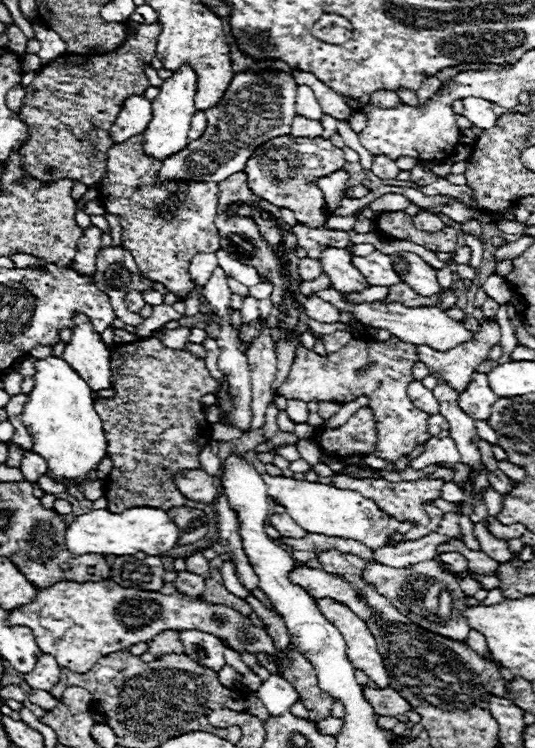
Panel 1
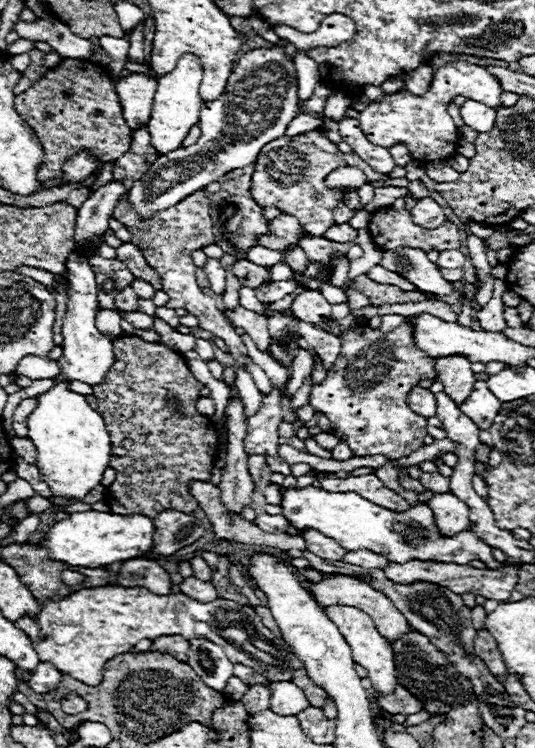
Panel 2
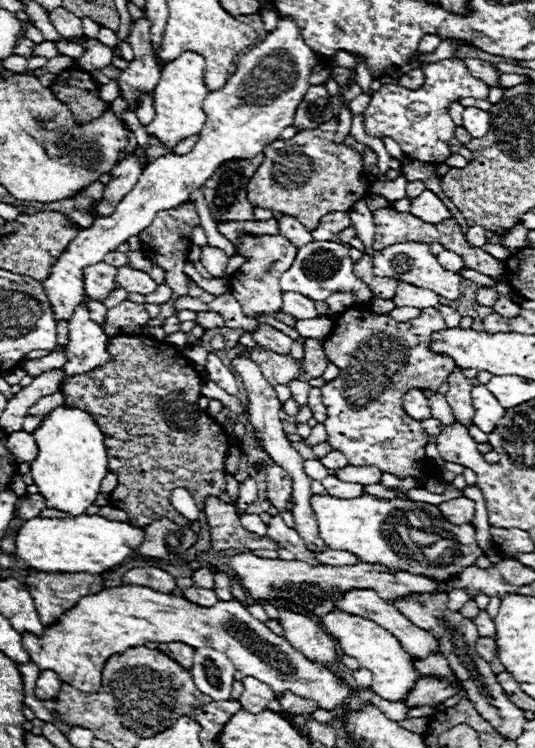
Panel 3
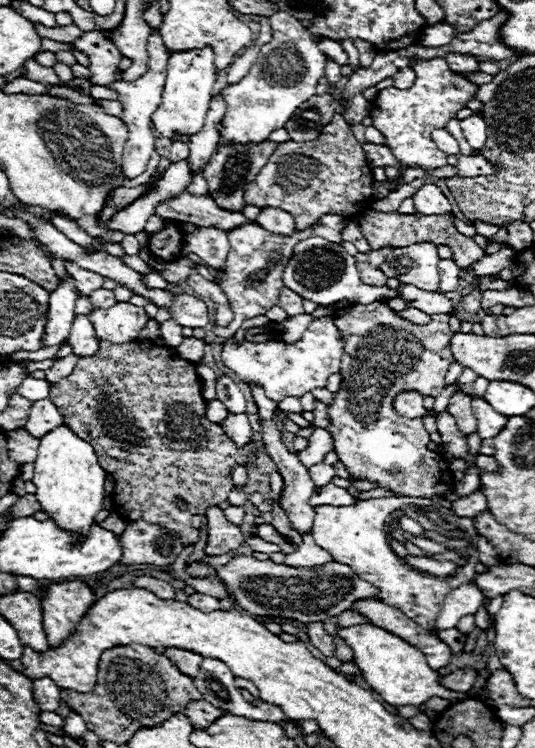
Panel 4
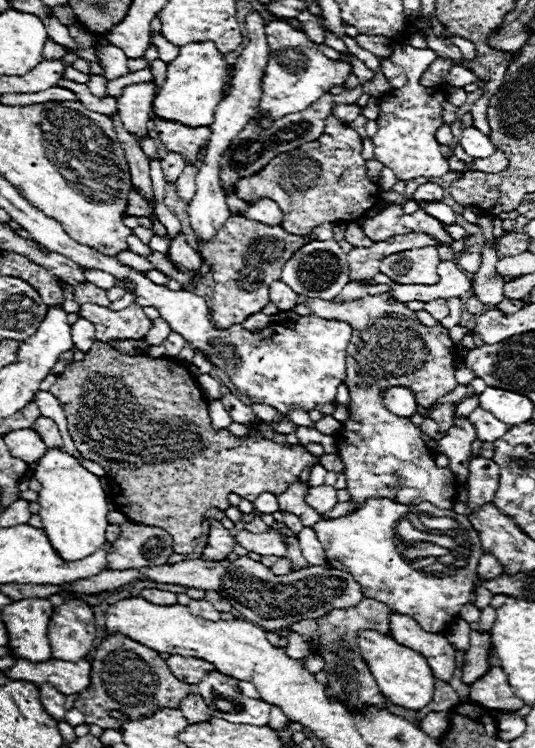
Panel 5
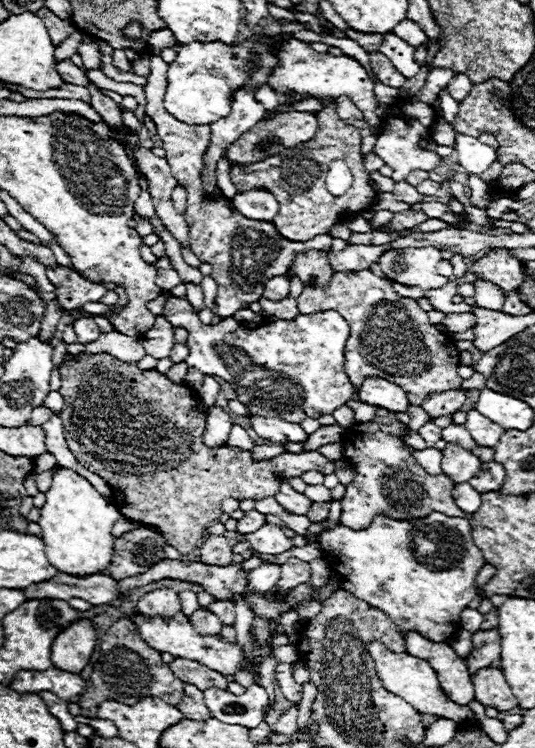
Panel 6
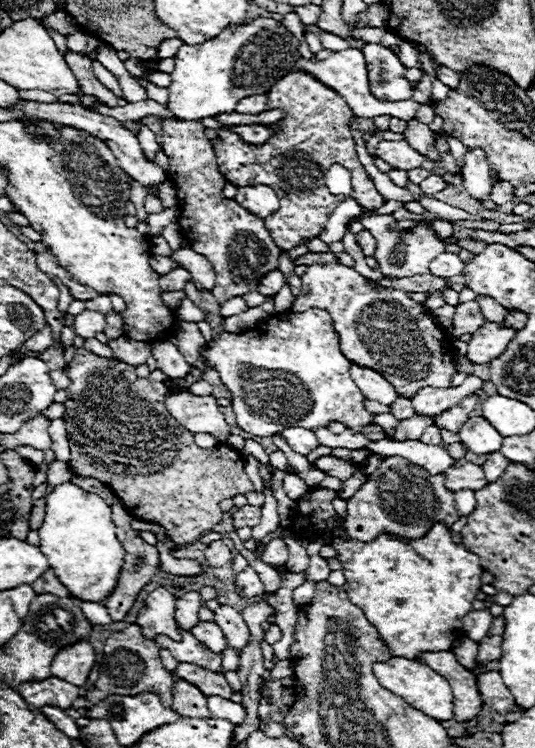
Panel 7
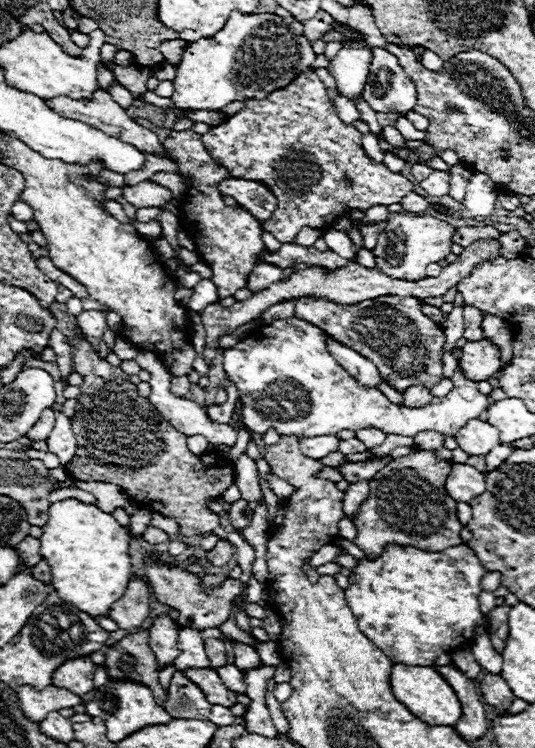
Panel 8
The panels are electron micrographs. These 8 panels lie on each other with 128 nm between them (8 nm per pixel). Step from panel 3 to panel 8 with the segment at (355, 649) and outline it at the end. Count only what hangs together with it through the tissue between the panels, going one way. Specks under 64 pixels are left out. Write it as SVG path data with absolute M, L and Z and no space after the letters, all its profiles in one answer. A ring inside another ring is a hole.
M394 664L390 672L390 688L398 702L402 702L410 712L414 712L420 720L426 720L428 724L454 726L458 722L458 716L462 714L458 696L454 694L450 684L446 684L446 680L438 672L434 672L432 666Z

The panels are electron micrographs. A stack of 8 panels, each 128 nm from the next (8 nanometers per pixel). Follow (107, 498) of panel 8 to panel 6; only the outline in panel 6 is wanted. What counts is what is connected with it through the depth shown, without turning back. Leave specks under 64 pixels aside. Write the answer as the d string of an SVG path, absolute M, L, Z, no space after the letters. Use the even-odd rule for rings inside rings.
M134 528L116 538L112 564L106 572L118 580L146 572L146 568L152 568L158 560L164 558L164 546L166 538L154 530Z

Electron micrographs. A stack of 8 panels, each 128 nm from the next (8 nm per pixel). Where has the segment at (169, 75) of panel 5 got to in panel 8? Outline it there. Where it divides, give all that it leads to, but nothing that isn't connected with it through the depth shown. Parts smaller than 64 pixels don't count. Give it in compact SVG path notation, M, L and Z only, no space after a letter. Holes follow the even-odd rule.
M232 12L226 26L212 38L202 38L192 42L184 48L182 60L176 66L174 94L172 102L182 112L192 110L222 110L226 104L234 100L248 100L248 98L262 98L268 96L276 88L284 88L290 84L298 72L304 72L316 58L312 52L310 42L304 36L302 24L294 18L270 18L276 14L240 14Z

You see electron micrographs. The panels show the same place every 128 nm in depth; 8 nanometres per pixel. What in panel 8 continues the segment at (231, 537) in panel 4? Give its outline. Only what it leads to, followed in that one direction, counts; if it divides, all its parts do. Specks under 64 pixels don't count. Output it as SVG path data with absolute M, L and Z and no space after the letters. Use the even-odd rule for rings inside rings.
M220 540L210 552L206 552L206 560L214 566L226 566L232 558L232 544L228 540Z

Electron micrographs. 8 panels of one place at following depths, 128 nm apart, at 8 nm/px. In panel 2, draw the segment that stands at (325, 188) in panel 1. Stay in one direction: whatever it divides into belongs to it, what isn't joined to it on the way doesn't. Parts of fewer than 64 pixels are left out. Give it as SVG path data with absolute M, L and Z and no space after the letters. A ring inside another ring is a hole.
M354 166L336 168L325 180L325 184L329 188L359 188L366 182L367 179L366 176L364 176L364 172L358 170L358 168L354 168ZM340 200L338 206L334 208L334 220L336 220L336 224L344 224L344 222L348 222L352 214L354 214L354 210L350 210L342 200Z

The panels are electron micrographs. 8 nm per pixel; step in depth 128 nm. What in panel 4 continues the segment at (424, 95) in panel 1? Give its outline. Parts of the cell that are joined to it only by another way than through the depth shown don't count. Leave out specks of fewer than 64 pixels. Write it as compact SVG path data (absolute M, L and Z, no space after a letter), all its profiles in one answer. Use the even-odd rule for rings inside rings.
M402 68L402 72L396 72L392 78L394 78L394 86L402 90L402 88L410 88L414 84L416 74L412 68Z

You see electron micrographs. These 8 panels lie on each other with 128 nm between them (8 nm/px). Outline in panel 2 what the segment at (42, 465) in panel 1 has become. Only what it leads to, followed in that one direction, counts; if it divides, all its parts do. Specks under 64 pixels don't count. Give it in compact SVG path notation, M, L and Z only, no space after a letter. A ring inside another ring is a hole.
M14 436L10 442L12 442L14 452L16 452L24 462L28 462L28 464L36 464L38 452L36 452L36 446L32 444L30 438L18 438L18 436Z

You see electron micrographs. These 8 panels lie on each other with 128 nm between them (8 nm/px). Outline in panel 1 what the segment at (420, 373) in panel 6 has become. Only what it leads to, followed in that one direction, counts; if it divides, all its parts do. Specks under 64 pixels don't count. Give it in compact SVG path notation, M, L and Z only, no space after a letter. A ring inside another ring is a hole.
M354 338L344 348L334 354L320 356L314 350L304 348L302 344L296 348L296 358L290 366L288 378L280 384L278 394L286 400L298 398L304 402L310 400L336 400L336 402L352 402L360 394L370 398L370 408L376 416L376 456L388 462L396 462L400 456L408 456L416 446L424 444L428 434L428 414L418 410L408 394L406 388L412 378L412 366L418 360L416 346L406 344L398 338L390 338L386 342ZM398 346L398 348L396 348ZM404 358L404 360L400 360ZM406 398L406 400L404 400Z

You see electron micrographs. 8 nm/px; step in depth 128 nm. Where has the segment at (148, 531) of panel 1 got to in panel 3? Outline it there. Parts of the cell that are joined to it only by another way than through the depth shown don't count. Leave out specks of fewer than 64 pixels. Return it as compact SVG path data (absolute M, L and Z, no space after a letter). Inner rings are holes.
M68 516L68 518L32 518L24 522L16 538L16 554L26 566L42 572L90 572L100 574L122 564L142 544L144 528L108 520L104 516Z

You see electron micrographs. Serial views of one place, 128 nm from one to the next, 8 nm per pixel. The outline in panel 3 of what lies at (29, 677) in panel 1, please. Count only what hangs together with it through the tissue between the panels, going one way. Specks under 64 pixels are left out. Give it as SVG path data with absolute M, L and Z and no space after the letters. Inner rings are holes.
M50 670L40 672L40 676L36 680L36 698L38 700L52 700L58 694L60 684L62 682L58 680L58 676L54 672L50 672Z

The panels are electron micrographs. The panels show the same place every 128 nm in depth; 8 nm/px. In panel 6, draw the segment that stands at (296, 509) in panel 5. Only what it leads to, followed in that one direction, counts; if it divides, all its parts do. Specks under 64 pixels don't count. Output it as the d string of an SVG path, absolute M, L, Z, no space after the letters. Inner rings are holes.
M312 504L312 508L310 508L310 512L306 514L306 518L310 520L310 522L320 522L320 520L324 520L328 516L328 504Z

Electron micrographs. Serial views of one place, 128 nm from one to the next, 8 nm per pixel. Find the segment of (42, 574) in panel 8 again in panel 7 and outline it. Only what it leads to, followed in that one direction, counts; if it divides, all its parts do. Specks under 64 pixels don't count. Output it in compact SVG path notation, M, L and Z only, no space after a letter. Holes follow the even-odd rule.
M50 568L50 572L44 572L44 576L40 576L34 584L32 584L36 594L54 594L60 598L72 598L72 594L66 590L66 586L56 578L54 570Z

